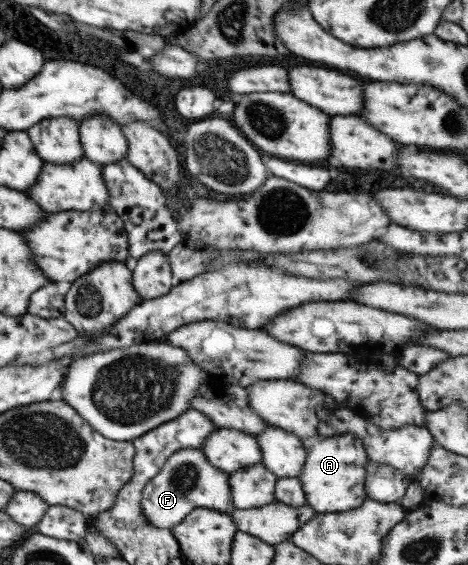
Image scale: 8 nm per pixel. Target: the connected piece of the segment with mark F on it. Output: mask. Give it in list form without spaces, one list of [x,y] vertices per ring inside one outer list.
[[[197,448],[177,450],[165,460],[161,470],[143,486],[140,506],[142,516],[152,526],[165,529],[179,524],[195,508],[227,512],[229,515],[234,510],[228,475],[213,467],[202,450]]]

